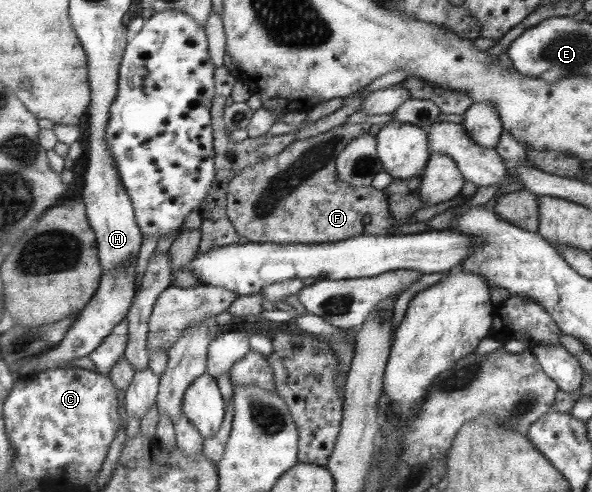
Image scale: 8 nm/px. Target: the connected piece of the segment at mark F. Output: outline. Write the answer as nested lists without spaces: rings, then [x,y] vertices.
[[[360,119],[352,124],[342,124],[324,134],[312,138],[295,140],[279,154],[258,160],[242,168],[230,179],[225,197],[226,218],[230,220],[236,234],[244,236],[248,243],[274,244],[320,244],[338,242],[362,233],[362,218],[378,214],[378,230],[392,224],[385,194],[369,186],[348,186],[336,175],[334,158],[346,144],[358,135],[367,133],[370,125]]]

